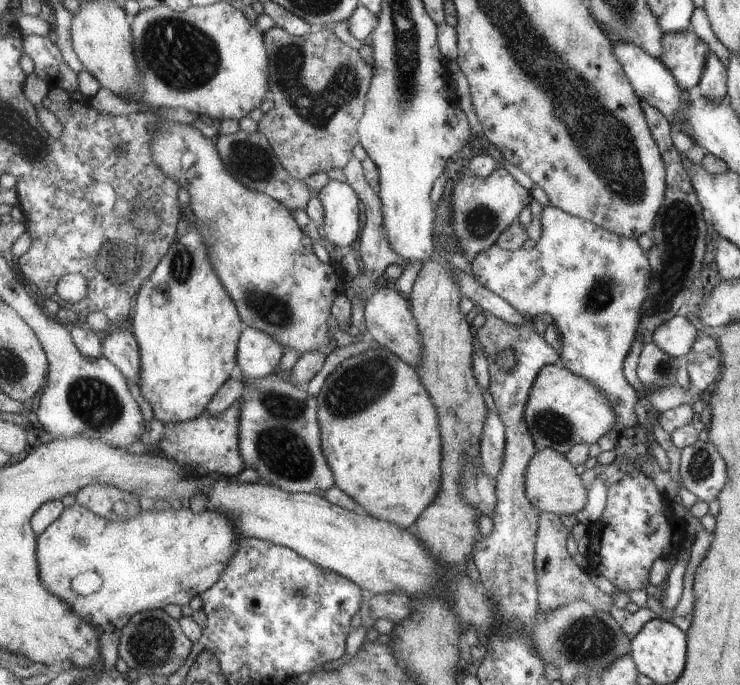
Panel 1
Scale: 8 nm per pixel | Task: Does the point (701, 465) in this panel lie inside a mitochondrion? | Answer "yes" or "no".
yes

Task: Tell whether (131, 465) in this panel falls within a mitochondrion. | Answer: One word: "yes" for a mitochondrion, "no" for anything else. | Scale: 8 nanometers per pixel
no

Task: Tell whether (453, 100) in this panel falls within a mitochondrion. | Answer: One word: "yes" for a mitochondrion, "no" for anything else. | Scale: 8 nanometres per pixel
no

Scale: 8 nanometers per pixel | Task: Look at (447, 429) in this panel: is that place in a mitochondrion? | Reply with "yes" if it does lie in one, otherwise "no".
no

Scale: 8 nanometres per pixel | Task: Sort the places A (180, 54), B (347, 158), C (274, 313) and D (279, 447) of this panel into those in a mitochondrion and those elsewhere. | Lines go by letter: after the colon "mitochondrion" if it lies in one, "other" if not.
A: mitochondrion
B: other
C: mitochondrion
D: mitochondrion

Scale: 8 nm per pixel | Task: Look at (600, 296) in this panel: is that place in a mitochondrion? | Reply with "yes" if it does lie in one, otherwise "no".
yes

